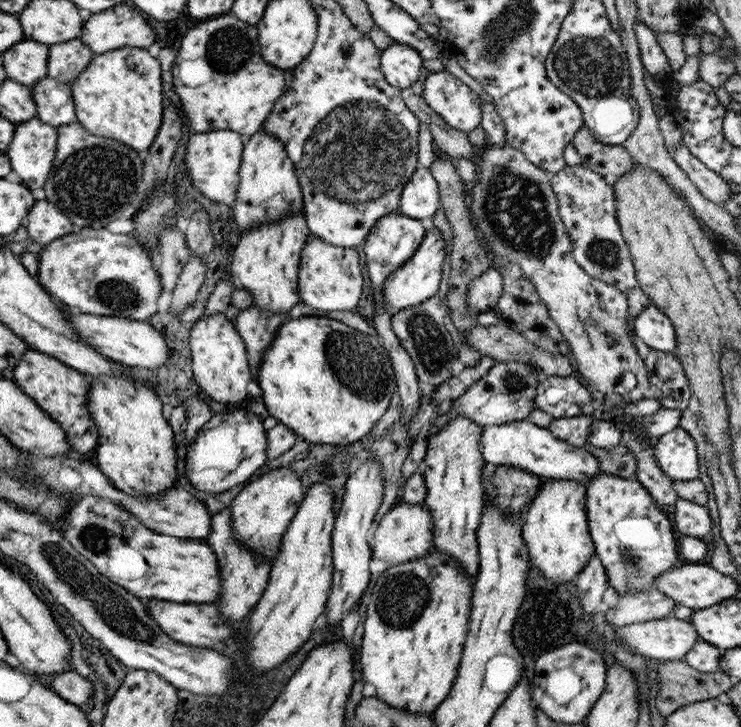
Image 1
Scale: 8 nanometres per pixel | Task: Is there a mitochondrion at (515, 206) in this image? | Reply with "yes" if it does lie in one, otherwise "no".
yes

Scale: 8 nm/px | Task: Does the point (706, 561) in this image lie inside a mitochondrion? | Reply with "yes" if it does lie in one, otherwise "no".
no

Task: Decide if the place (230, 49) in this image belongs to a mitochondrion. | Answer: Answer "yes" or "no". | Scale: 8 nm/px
yes

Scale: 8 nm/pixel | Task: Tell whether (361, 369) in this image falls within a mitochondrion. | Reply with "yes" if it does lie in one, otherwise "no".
yes

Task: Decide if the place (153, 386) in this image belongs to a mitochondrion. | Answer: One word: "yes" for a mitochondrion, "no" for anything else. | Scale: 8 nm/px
no

